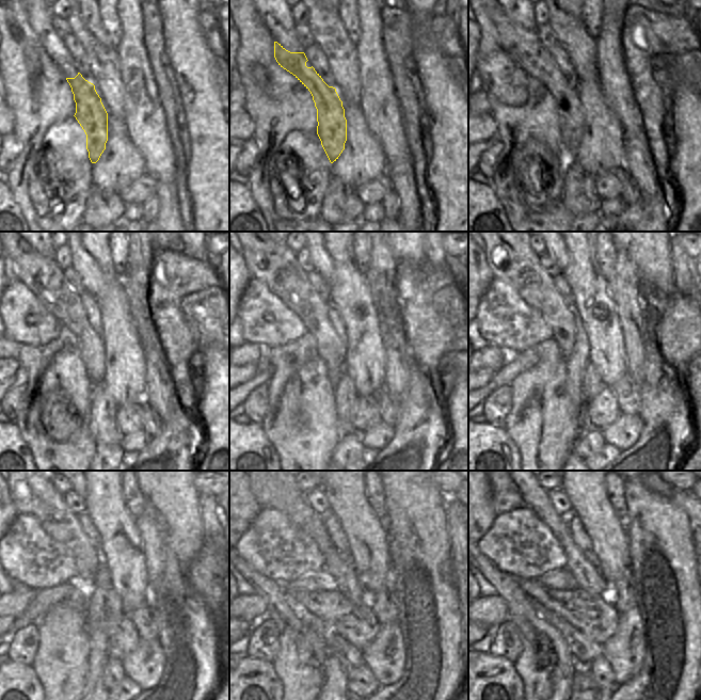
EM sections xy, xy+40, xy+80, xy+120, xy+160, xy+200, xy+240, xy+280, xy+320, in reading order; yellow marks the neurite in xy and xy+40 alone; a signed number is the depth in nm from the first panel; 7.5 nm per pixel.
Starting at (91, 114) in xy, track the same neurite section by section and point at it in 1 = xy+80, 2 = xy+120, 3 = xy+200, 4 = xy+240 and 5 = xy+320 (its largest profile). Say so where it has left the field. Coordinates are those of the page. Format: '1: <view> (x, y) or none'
1: xy+80 (527, 53)
2: xy+120 (28, 265)
3: xy+200 (506, 253)
4: xy+240 (29, 492)
5: xy+320 (525, 500)

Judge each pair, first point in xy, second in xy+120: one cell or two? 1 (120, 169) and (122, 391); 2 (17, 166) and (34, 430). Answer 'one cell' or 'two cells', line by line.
1: one cell
2: one cell

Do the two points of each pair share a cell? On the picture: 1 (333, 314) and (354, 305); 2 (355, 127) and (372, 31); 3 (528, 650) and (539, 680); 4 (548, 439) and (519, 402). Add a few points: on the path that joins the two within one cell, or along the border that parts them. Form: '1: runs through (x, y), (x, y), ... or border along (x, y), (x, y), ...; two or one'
1: border along (330, 299), (339, 314), (347, 335); two
2: border along (359, 106), (369, 128); two
3: runs through (528, 657), (528, 669), (531, 672); one
4: runs through (536, 441), (515, 423), (515, 415); one

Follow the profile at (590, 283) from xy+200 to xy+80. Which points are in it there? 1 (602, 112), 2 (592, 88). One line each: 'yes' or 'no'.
1: yes
2: yes

